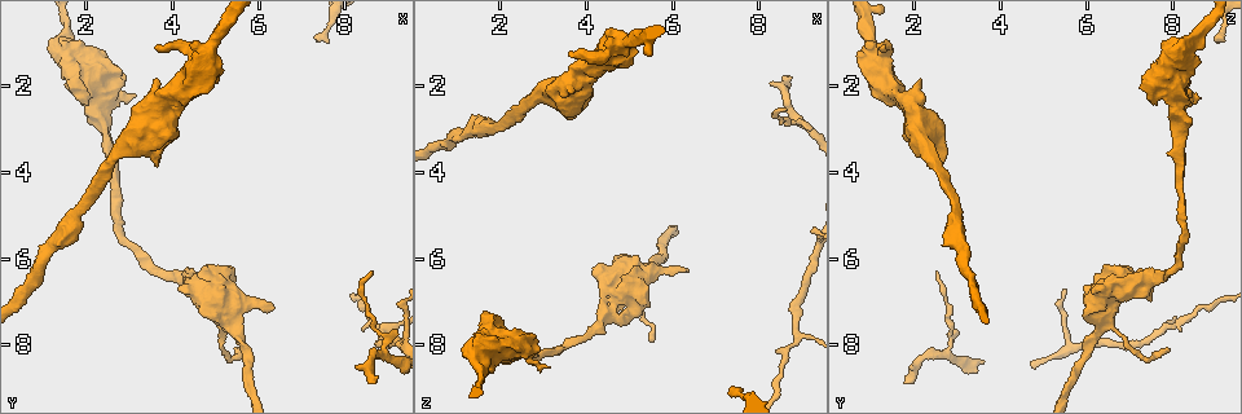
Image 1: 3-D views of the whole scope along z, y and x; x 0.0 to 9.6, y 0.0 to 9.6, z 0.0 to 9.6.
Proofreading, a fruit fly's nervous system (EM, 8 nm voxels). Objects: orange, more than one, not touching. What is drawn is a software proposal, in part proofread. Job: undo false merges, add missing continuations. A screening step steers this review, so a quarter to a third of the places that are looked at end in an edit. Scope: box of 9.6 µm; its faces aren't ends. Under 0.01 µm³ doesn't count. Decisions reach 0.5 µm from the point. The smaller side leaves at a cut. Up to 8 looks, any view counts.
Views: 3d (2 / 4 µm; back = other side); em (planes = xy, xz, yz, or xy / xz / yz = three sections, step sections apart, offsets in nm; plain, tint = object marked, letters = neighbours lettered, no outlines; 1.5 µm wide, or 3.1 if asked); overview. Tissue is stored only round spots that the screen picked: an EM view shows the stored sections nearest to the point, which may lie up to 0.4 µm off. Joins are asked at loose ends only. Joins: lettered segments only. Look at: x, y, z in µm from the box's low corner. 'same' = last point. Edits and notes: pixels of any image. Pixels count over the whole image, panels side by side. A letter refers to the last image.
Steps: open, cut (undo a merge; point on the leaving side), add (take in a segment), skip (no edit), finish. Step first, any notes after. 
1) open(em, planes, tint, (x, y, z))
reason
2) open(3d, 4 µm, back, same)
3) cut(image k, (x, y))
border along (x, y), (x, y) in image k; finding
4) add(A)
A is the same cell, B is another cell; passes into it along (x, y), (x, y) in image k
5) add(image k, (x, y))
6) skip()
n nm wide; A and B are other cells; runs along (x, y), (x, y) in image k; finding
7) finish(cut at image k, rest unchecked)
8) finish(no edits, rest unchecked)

open(em, planes, tint, (1.55, 0.80, 8.60))

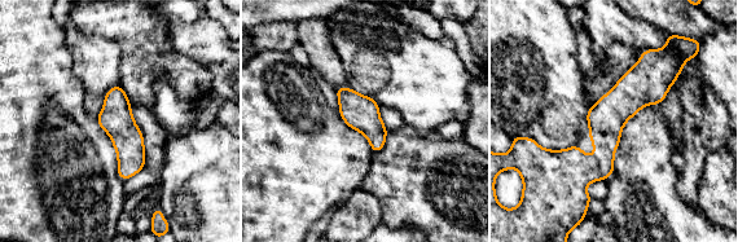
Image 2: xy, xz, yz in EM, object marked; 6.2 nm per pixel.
open(em, planes, letters, same)

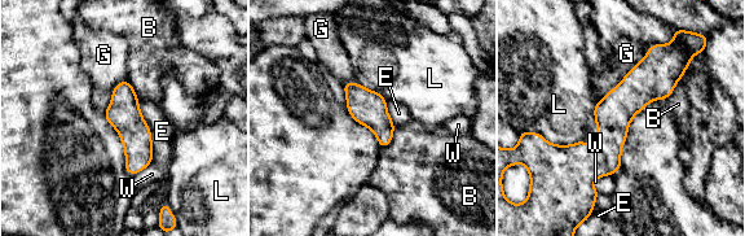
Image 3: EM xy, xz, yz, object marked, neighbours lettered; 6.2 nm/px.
skip()
200 nm wide; B, E, G, L and W are other cells; border along (137, 99), (150, 132), (153, 161) in image 3; all the same cell

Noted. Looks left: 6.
open(em, xz, step 4, letters, (2.60, 2.15, 8.30))
sudden change in width

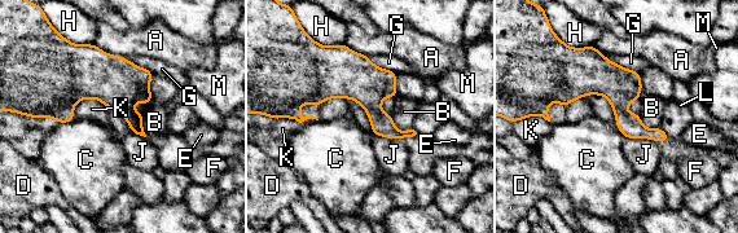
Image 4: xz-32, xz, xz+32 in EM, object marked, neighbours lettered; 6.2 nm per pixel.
open(em, planes, letters, same)
cut it another way

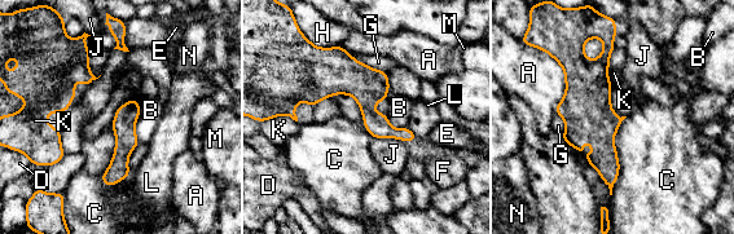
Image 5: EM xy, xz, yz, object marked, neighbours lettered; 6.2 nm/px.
skip()
A, B, C, D, E, F, G, H, J, K, L, M and N are other cells; border along (111, 124), (106, 186) in image 5; one cell here

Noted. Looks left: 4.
open(3d, 2 µm, (3.60, 1.15, 1.25))
branch stops here

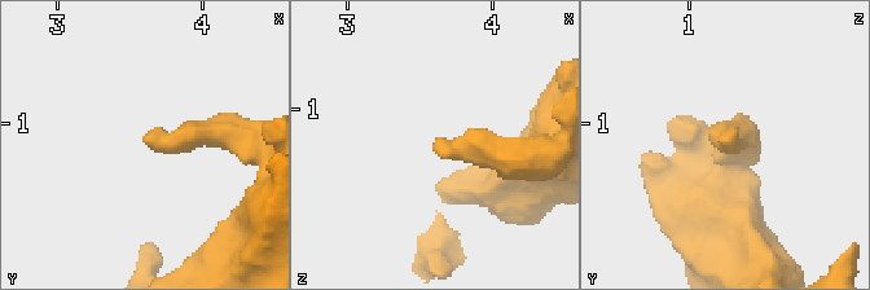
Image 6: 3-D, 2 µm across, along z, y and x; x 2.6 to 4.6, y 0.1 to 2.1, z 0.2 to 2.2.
open(em, yz, step 8, tint, (3.58, 1.14, 1.26))

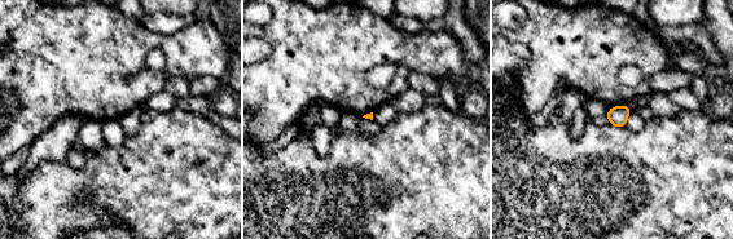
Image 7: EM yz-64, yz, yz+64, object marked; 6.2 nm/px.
open(em, planes, letters, same)
another direction

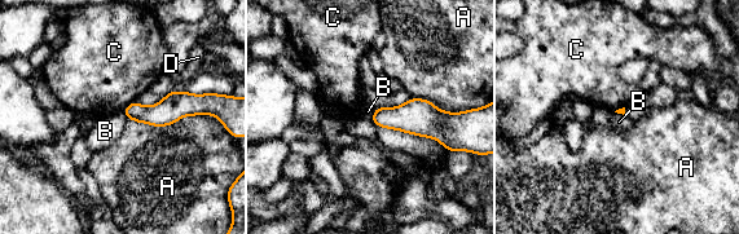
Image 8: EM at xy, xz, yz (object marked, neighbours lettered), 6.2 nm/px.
skip()
A, B, C and D are other cells; runs along (199, 109), (127, 111) in image 8; none of them fits

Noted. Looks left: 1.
finish(no edits, rest unchecked)

